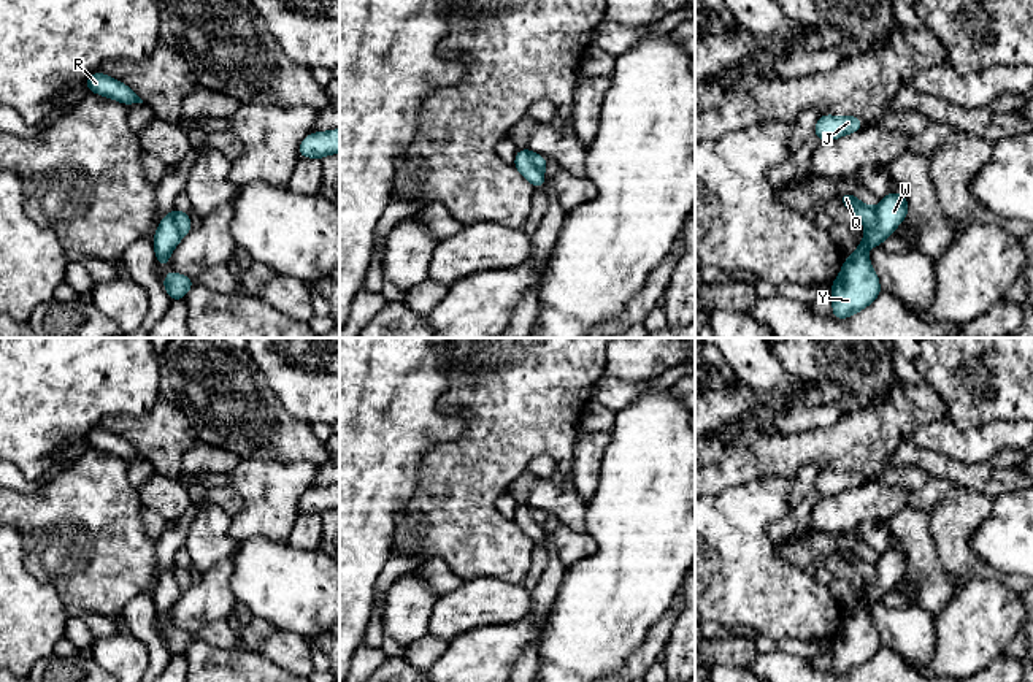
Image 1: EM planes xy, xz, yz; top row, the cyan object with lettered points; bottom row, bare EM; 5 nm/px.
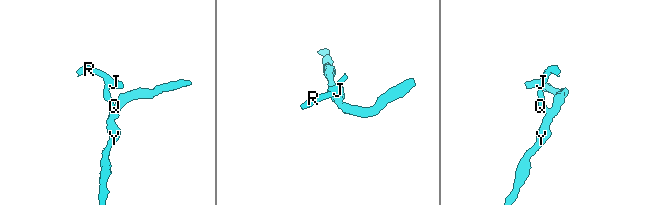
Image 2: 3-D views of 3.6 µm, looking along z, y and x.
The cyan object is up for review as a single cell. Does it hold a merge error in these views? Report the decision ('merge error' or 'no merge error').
merge error

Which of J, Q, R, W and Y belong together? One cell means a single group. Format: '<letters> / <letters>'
J Q R / W Y

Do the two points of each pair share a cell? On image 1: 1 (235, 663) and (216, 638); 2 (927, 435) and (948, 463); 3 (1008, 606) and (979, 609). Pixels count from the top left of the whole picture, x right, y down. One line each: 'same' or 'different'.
1: different
2: different
3: same

